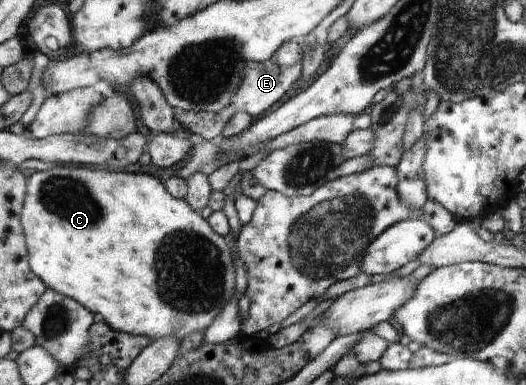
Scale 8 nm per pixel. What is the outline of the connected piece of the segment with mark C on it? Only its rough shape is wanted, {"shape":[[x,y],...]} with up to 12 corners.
{"shape":[[149,174],[29,178],[34,273],[113,331],[204,331],[226,239]]}

